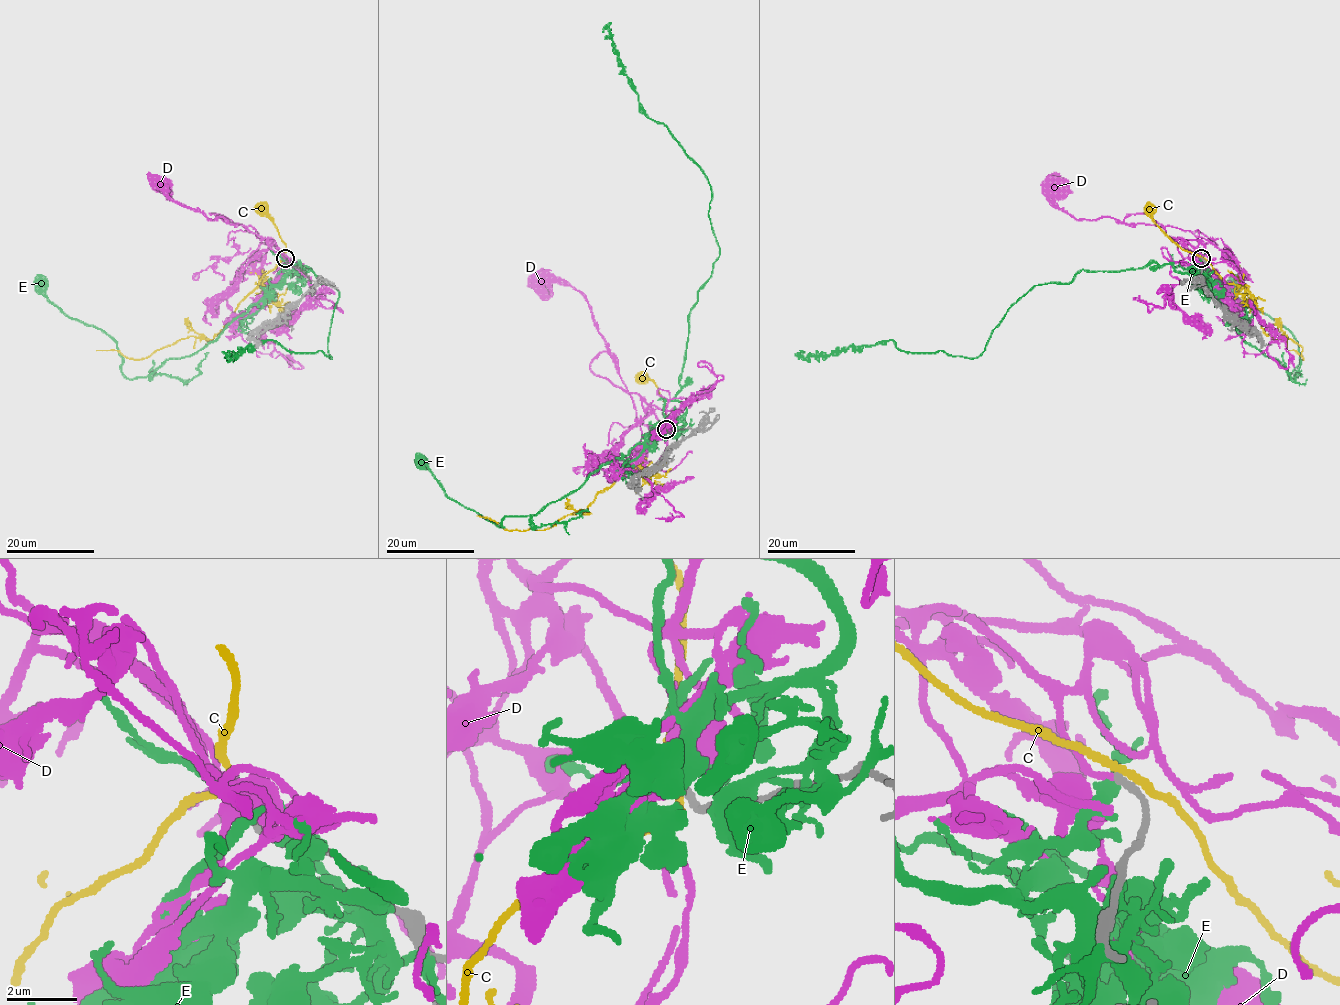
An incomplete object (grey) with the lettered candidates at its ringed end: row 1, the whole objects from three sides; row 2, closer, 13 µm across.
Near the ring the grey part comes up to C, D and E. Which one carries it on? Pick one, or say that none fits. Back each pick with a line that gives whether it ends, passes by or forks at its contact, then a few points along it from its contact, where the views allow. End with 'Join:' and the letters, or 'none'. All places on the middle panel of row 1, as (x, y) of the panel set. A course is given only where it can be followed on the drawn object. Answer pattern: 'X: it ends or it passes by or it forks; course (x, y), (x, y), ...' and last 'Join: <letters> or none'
D: it passes by; course (666, 429), (636, 393), (627, 390), (618, 362), (598, 331), (587, 299), (571, 286), (540, 281)
Join: D

